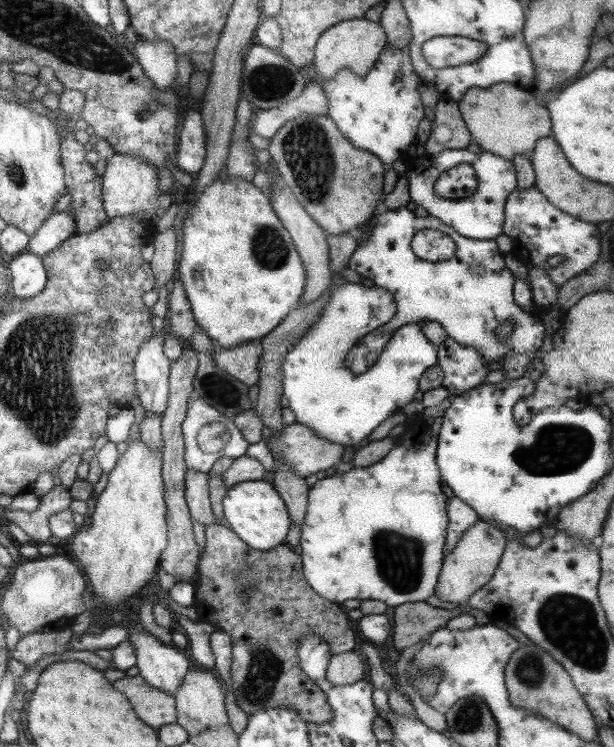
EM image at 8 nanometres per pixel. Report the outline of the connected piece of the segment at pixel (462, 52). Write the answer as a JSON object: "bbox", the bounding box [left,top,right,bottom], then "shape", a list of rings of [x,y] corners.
{"bbox":[422,36,488,68],"shape":[[[438,36],[422,44],[422,55],[434,68],[455,67],[480,60],[488,46],[462,36]]]}

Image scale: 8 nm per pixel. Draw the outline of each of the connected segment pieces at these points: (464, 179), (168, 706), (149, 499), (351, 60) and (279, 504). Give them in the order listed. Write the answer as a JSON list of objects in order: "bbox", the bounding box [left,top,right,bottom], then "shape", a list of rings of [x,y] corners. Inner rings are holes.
[{"bbox":[434,164,479,200],"shape":[[[461,164],[442,172],[434,183],[436,196],[450,200],[472,197],[478,188],[479,180],[474,167],[469,164]]]},{"bbox":[114,674,177,730],"shape":[[[139,674],[118,679],[114,686],[128,695],[136,715],[148,726],[160,730],[177,723],[175,696],[148,684]]]},{"bbox":[70,438,167,610],"shape":[[[141,438],[128,441],[128,451],[110,473],[109,483],[97,500],[92,526],[81,528],[70,540],[104,606],[116,610],[118,604],[126,602],[154,578],[158,558],[166,549],[164,514],[167,501],[162,453],[153,451]]]},{"bbox":[314,18,387,82],"shape":[[[356,18],[331,26],[316,45],[314,72],[318,76],[318,82],[334,78],[344,68],[354,70],[359,76],[366,76],[387,46],[387,36],[383,26],[369,19]]]},{"bbox":[223,478,290,551],"shape":[[[268,478],[240,482],[227,490],[223,500],[226,522],[245,543],[248,543],[248,546],[256,550],[269,551],[278,545],[284,545],[290,533],[290,518],[286,512],[286,503],[272,485],[268,484]]]}]

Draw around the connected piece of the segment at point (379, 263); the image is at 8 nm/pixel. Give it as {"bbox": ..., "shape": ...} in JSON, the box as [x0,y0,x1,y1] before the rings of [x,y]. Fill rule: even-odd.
{"bbox":[347,206,544,364],"shape":[[[406,206],[394,210],[384,210],[377,215],[369,238],[354,252],[347,268],[356,271],[364,278],[370,278],[376,287],[384,287],[400,302],[400,314],[392,317],[388,322],[390,328],[400,328],[407,324],[420,321],[436,321],[445,328],[448,337],[454,339],[460,345],[474,347],[484,355],[489,364],[500,361],[508,350],[514,352],[535,352],[544,342],[544,324],[538,323],[530,312],[524,312],[520,306],[514,304],[513,288],[514,278],[506,270],[505,256],[499,250],[499,244],[495,240],[468,239],[454,232],[450,226],[446,226],[439,218],[432,215],[418,217],[413,207]],[[424,229],[440,230],[452,238],[456,251],[454,257],[448,261],[427,262],[415,254],[411,243],[414,236]],[[504,322],[514,322],[514,332],[510,333],[504,341],[500,341],[496,330],[504,325]]]}

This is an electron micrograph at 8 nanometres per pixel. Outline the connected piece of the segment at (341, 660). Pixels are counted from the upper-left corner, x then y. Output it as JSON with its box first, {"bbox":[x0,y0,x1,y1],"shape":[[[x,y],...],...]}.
{"bbox":[327,651,366,686],"shape":[[[350,651],[334,655],[327,668],[327,679],[334,686],[354,685],[366,674],[366,658],[359,652]]]}

